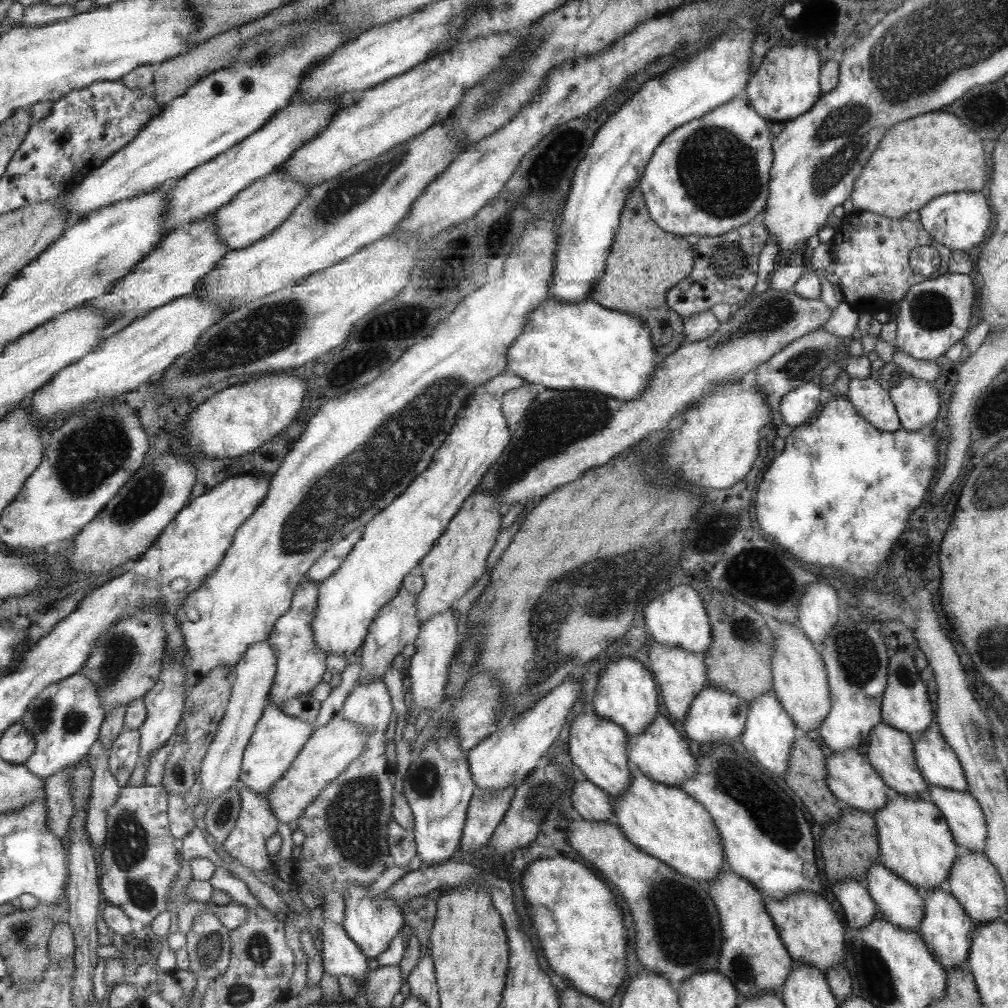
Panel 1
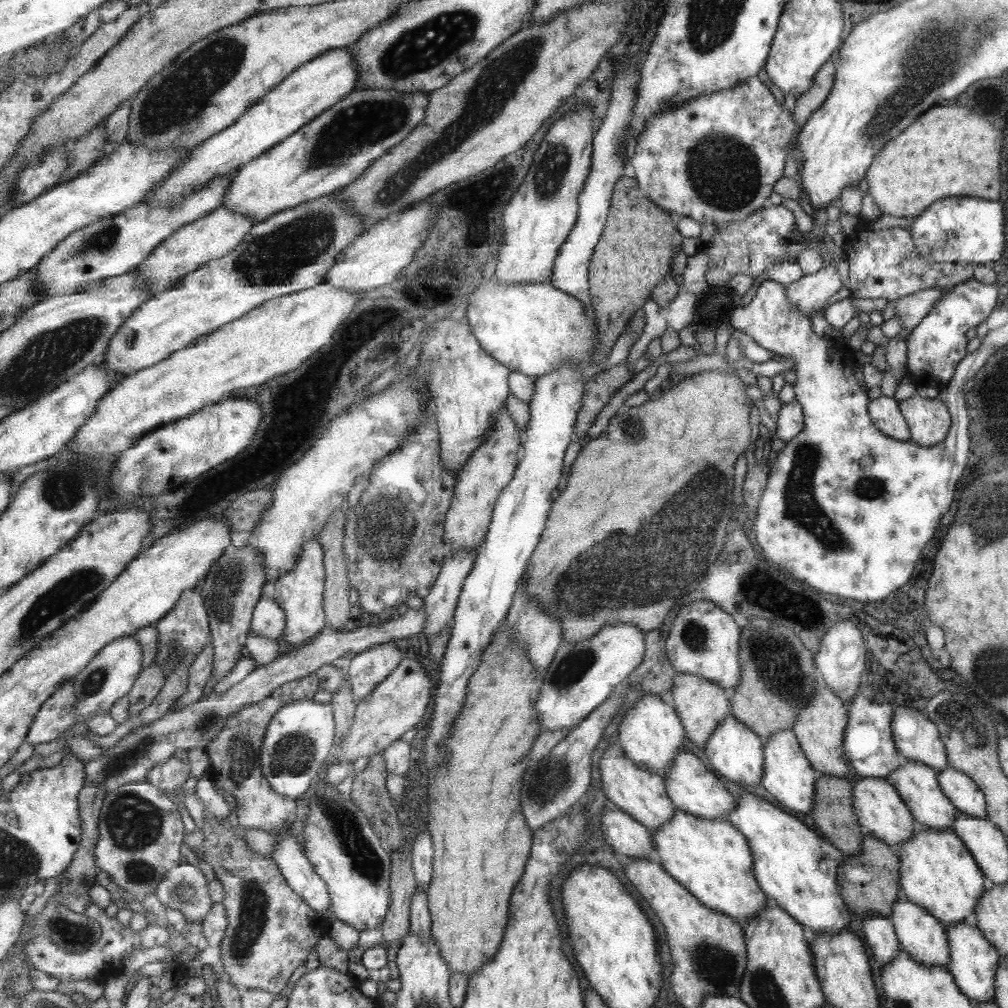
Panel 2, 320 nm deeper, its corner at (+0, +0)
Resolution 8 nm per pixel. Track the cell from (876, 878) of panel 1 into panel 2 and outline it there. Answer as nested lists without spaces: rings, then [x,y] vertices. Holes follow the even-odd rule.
[[[900,897],[892,904],[890,918],[900,950],[908,953],[913,960],[923,965],[932,965],[947,968],[949,964],[949,945],[947,929],[931,913],[925,912],[920,905]]]

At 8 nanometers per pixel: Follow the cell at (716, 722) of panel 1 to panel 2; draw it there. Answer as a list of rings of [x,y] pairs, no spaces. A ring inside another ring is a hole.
[[[732,714],[727,717],[713,734],[709,737],[708,743],[704,747],[705,756],[709,760],[711,768],[723,779],[735,784],[745,784],[745,786],[755,786],[759,784],[764,774],[764,748],[763,741],[748,726],[741,724]]]

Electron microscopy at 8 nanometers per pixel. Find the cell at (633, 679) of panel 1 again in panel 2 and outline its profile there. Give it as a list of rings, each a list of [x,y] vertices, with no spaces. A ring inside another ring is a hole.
[[[645,695],[622,717],[618,729],[618,745],[633,763],[663,776],[672,766],[683,745],[686,732],[673,708],[665,706],[655,695]]]

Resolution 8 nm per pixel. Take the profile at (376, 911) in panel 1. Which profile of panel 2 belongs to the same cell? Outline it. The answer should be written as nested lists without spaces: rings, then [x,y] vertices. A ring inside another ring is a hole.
[[[326,767],[314,782],[315,794],[308,799],[308,818],[301,837],[317,874],[328,884],[333,918],[357,930],[381,927],[392,899],[392,856],[382,845],[369,818],[353,799],[344,798],[335,786],[325,786]]]

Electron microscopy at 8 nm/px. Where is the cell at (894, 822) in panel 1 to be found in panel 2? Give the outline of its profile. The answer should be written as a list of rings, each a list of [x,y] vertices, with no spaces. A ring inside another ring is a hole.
[[[921,827],[896,849],[900,859],[900,896],[920,905],[945,927],[959,924],[976,910],[983,894],[983,874],[963,841],[953,832]]]

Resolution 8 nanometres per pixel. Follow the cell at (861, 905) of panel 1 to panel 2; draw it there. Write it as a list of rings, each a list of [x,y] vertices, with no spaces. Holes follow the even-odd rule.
[[[866,914],[862,920],[863,938],[875,960],[885,965],[900,952],[900,946],[890,919]]]

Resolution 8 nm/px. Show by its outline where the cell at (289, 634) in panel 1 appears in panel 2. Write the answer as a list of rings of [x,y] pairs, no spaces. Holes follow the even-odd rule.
[[[319,538],[304,544],[304,551],[298,558],[298,563],[292,571],[282,576],[275,582],[274,599],[285,609],[287,613],[286,631],[284,632],[287,642],[292,646],[291,650],[301,648],[308,640],[319,635],[325,627],[326,612],[324,592],[326,589],[326,564],[324,558],[326,552]]]

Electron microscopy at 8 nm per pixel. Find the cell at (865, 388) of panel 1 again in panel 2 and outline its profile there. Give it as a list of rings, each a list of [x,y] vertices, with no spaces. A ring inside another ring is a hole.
[[[879,395],[877,399],[871,399],[867,412],[885,436],[899,441],[911,440],[908,423],[900,412],[899,402],[893,397]]]

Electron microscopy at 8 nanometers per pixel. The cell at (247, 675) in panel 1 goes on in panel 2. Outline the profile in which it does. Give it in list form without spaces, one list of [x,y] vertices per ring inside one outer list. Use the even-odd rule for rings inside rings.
[[[262,598],[257,603],[252,630],[270,639],[279,638],[286,631],[287,613],[275,599]]]

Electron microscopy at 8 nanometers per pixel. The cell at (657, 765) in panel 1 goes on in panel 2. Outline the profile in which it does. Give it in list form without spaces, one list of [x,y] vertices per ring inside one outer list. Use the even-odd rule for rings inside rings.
[[[683,748],[663,777],[668,797],[675,805],[676,810],[681,812],[707,820],[719,820],[719,817],[729,815],[729,812],[736,806],[733,804],[733,796],[725,790],[725,786],[701,764],[701,760],[697,756],[685,754]]]

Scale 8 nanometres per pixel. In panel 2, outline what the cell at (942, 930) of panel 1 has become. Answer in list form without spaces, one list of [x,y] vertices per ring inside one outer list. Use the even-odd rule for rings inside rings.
[[[964,922],[946,927],[949,945],[949,964],[947,969],[955,978],[957,988],[975,1004],[992,1002],[995,991],[997,967],[1004,961],[996,947],[980,932],[980,929]]]

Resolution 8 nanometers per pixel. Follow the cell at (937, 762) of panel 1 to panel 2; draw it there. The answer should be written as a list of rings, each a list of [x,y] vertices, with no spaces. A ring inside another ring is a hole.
[[[953,767],[940,771],[937,780],[942,792],[965,816],[987,819],[987,801],[972,777]]]

